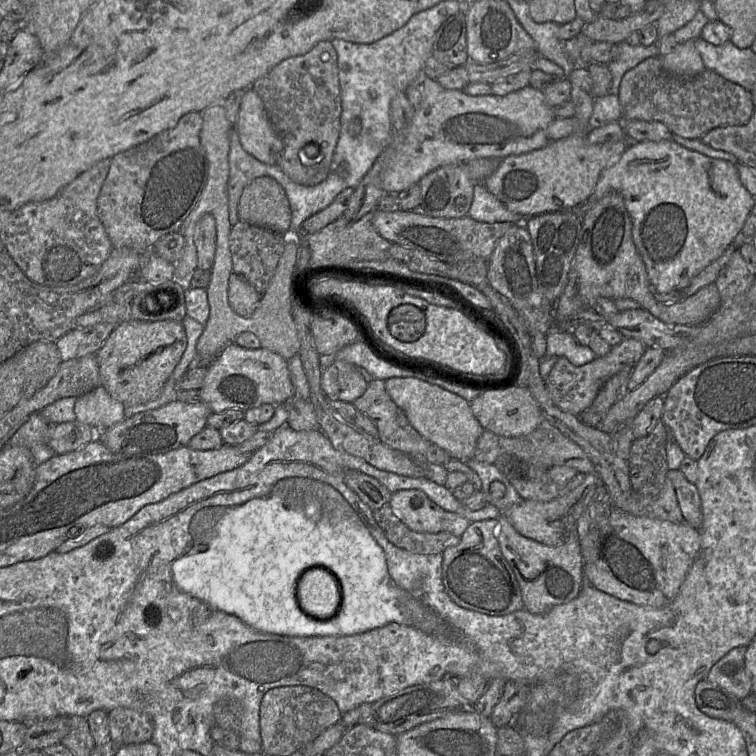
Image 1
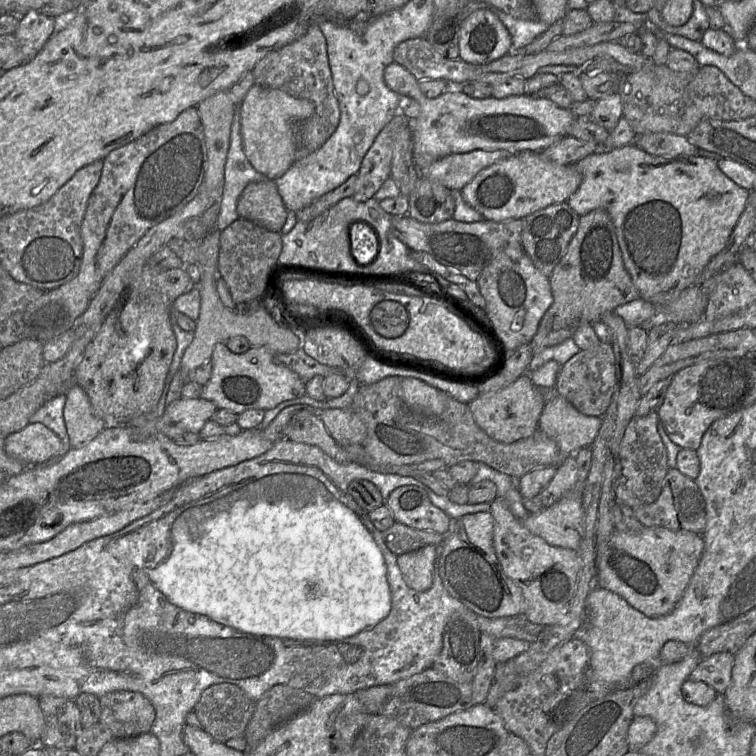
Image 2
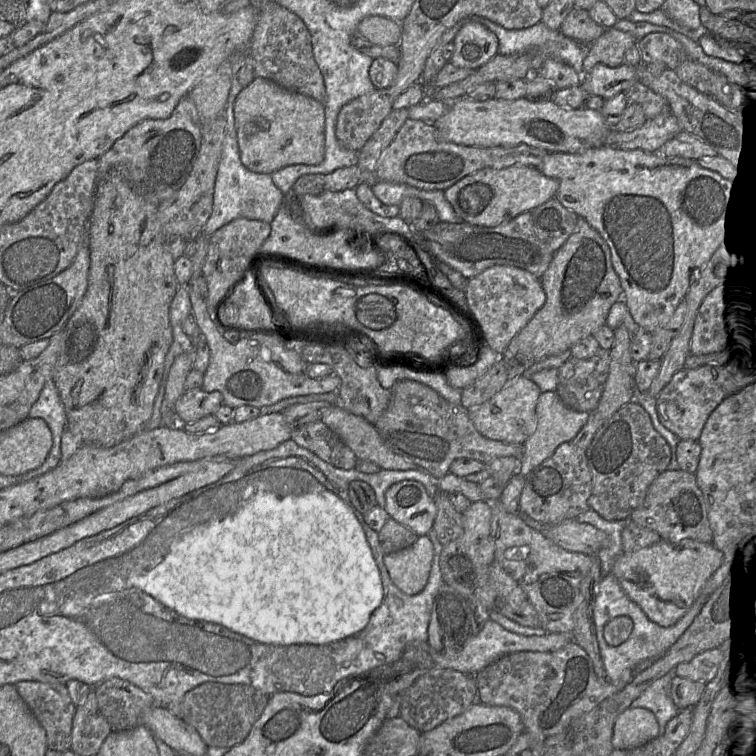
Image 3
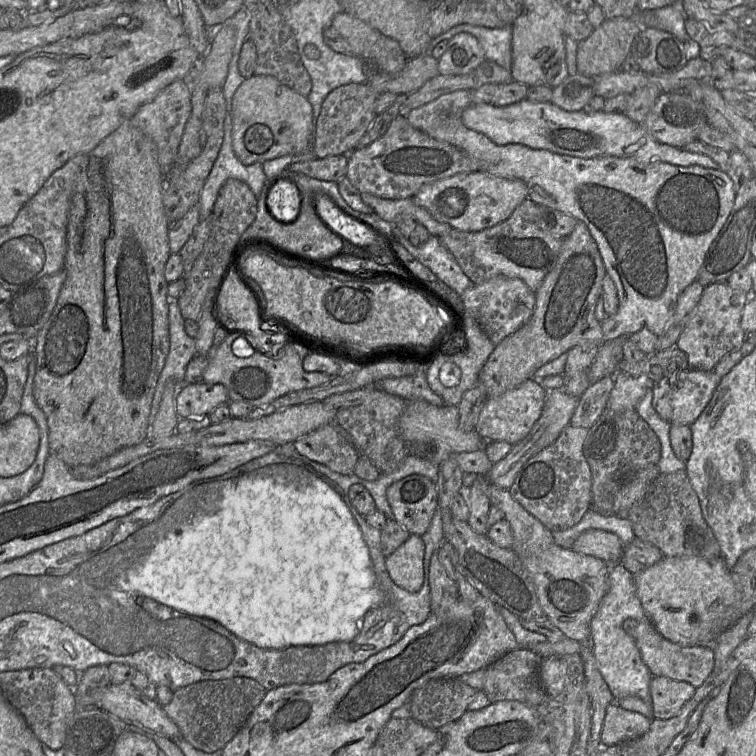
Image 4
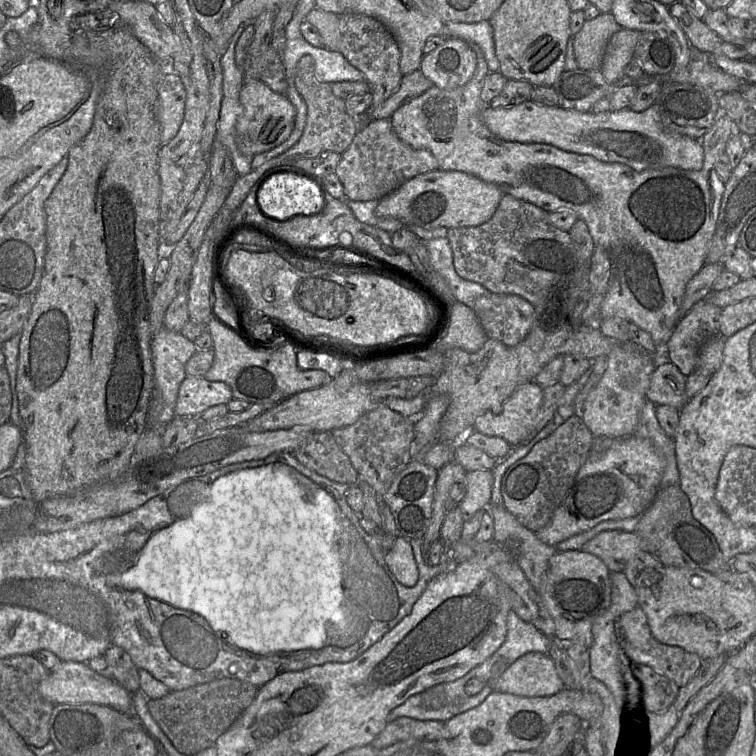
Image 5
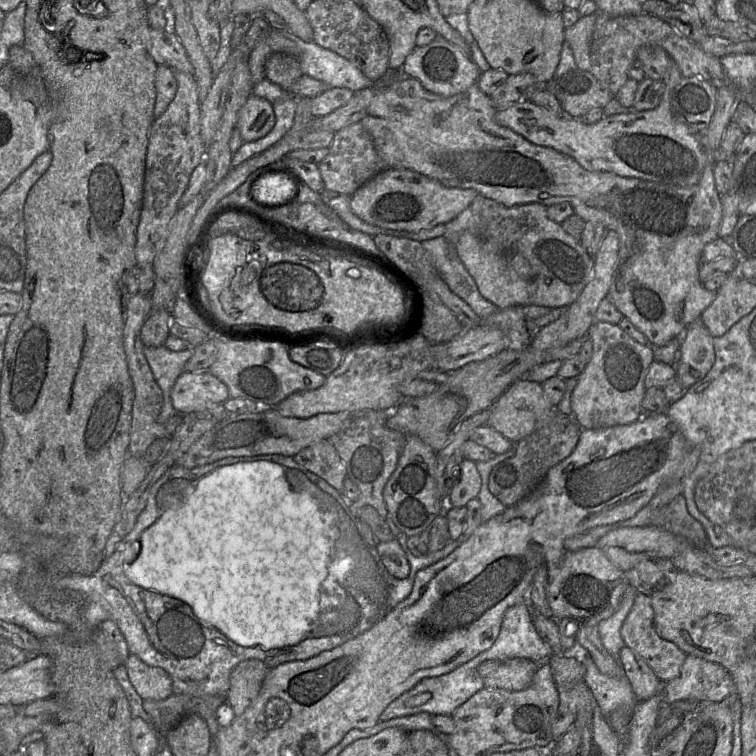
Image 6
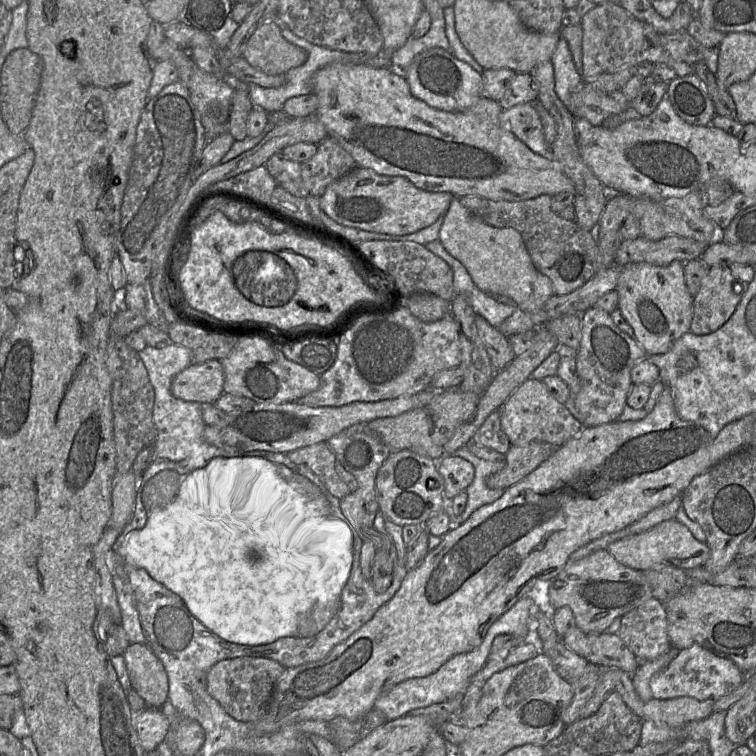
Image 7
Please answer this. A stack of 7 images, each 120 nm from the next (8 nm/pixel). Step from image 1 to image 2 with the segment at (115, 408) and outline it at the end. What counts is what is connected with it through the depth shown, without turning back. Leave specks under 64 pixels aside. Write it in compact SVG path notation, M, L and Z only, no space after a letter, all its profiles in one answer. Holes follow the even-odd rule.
M74 384L66 392L64 420L70 448L87 445L107 426L107 422L94 413L88 395Z

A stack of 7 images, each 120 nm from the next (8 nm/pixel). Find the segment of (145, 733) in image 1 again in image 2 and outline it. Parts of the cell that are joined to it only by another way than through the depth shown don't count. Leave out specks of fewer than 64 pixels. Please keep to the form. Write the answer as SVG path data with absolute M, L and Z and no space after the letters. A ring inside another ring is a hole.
M112 691L99 697L102 723L114 739L134 738L151 731L156 711L151 701L134 691Z

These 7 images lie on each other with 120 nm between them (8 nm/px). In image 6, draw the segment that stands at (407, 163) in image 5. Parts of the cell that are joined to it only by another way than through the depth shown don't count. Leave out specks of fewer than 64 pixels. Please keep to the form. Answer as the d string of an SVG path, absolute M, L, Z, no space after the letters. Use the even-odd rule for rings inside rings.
M360 123L336 132L328 151L328 155L317 166L325 189L337 194L351 196L377 174L388 169L378 155L370 134Z

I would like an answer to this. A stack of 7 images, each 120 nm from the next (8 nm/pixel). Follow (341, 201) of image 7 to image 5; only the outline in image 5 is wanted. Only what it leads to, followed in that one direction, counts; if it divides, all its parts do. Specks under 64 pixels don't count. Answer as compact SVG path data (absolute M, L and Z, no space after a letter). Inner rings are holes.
M434 170L409 179L398 189L380 198L375 213L425 229L474 227L492 218L503 195L496 184L473 175L460 171Z

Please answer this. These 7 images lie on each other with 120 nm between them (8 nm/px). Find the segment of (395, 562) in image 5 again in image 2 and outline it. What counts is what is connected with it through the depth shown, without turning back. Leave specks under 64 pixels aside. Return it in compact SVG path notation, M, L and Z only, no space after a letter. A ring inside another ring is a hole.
M427 545L397 556L397 565L409 588L423 592L431 586L435 552L436 546Z

